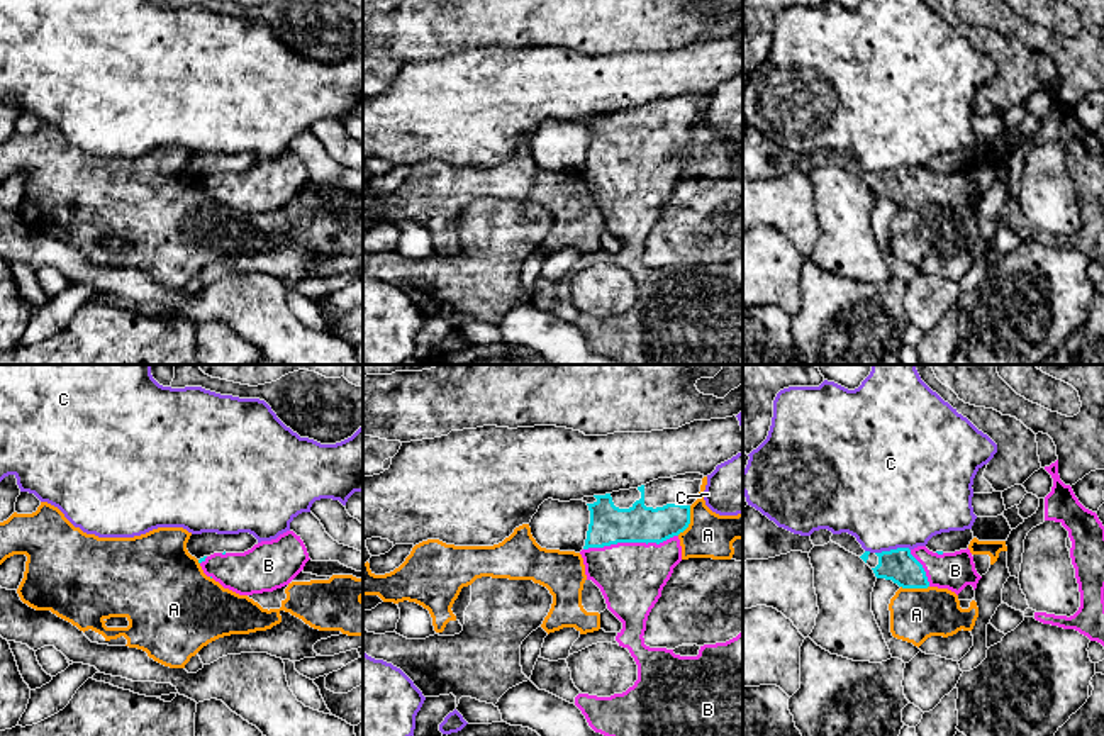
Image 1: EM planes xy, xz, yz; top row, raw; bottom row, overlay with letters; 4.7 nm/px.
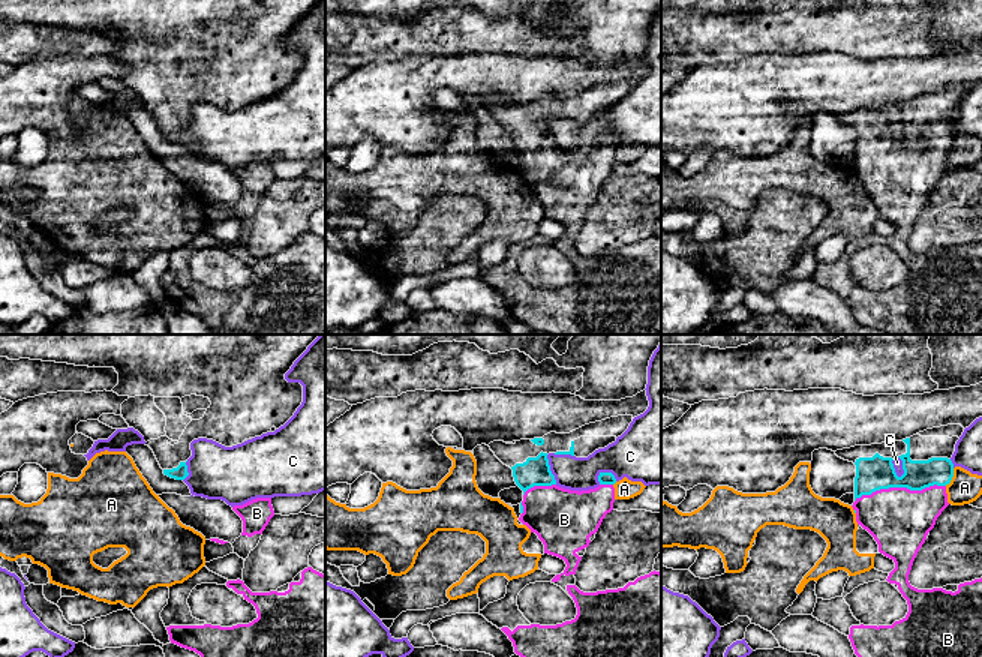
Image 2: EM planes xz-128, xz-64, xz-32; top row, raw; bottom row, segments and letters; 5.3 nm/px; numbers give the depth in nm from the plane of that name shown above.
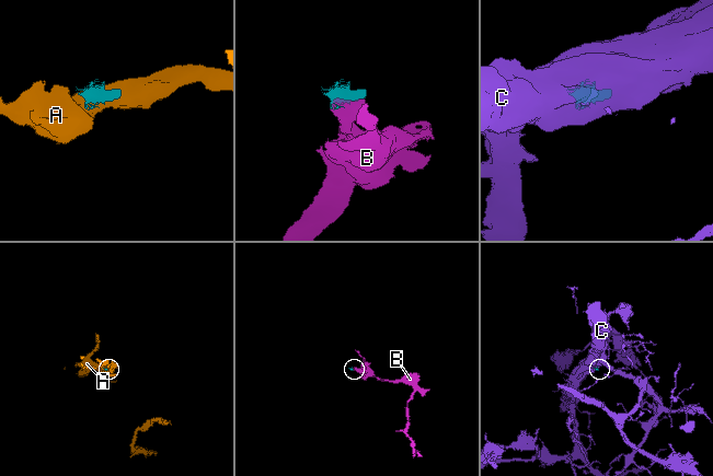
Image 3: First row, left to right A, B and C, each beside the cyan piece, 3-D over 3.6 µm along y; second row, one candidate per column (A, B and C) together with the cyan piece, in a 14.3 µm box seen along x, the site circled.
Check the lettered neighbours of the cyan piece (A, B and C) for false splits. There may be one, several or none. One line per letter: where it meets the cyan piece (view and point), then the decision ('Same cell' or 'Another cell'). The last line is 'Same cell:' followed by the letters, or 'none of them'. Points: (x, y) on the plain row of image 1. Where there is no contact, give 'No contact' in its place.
A: Touches cyan at xz (689, 141). Another cell
B: Touches cyan at xz (630, 161). Same cell
C: Touches cyan at yz (892, 170). Another cell
Same cell: B

